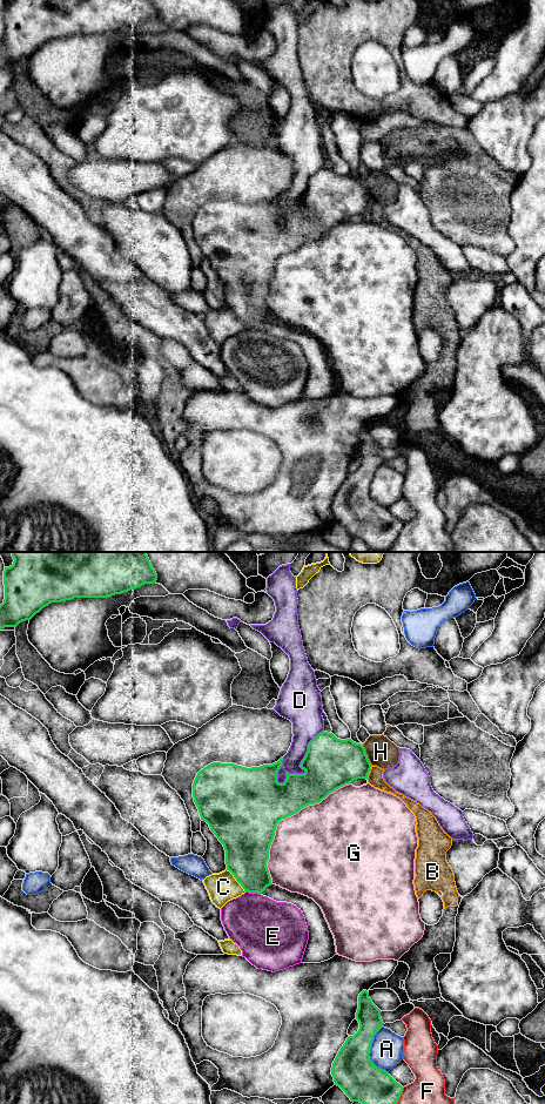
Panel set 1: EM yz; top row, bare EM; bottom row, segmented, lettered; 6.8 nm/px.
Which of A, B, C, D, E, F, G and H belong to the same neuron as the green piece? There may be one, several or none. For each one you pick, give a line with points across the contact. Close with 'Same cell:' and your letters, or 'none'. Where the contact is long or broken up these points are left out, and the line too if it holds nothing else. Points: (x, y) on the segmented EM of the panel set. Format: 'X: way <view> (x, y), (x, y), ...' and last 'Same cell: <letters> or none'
Same cell: none

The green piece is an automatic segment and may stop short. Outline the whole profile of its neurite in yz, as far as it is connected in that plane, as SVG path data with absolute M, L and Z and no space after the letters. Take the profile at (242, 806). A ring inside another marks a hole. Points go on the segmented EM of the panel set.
M322 732L308 745L308 752L300 767L304 774L289 774L283 783L277 782L277 772L283 758L272 765L245 768L234 763L213 762L201 769L193 783L193 797L199 809L201 820L206 821L226 850L226 864L244 891L262 894L271 886L271 877L267 867L270 844L275 836L277 823L288 816L298 813L302 808L319 803L330 793L351 783L357 779L368 779L371 763L363 745L351 739L341 740L332 733Z

